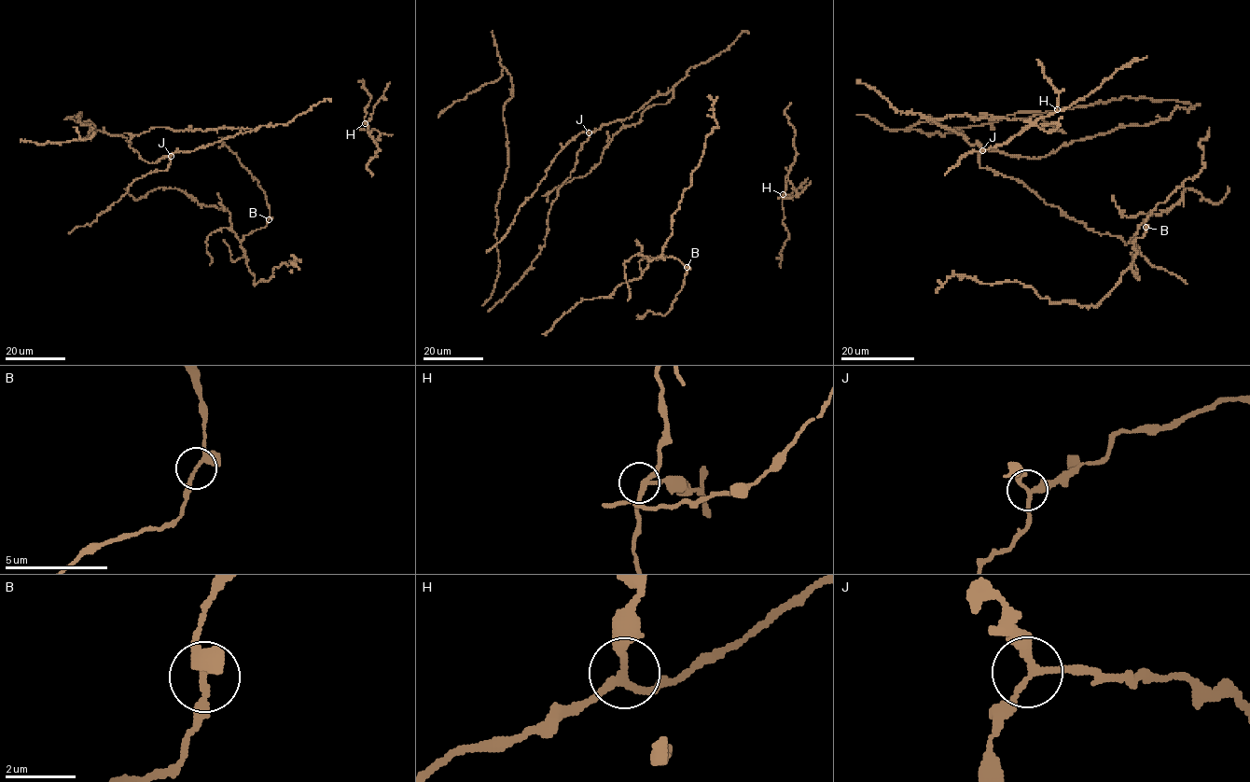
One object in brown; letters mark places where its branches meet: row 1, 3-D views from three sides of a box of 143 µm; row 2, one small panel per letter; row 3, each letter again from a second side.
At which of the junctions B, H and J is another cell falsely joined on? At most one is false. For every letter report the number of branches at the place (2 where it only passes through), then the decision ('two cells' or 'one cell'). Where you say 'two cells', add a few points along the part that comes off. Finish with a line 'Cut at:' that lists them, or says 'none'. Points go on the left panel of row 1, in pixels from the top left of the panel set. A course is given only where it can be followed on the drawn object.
B: 3 | one cell
H: 3 | one cell
J: 3 | one cell
Cut at: none

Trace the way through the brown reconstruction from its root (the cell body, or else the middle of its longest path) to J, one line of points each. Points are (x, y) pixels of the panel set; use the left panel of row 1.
J: (146, 161), (154, 163), (163, 157), (171, 156)

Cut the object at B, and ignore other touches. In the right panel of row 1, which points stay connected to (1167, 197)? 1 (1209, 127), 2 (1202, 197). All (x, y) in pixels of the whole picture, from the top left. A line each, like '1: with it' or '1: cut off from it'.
1: with it
2: cut off from it

